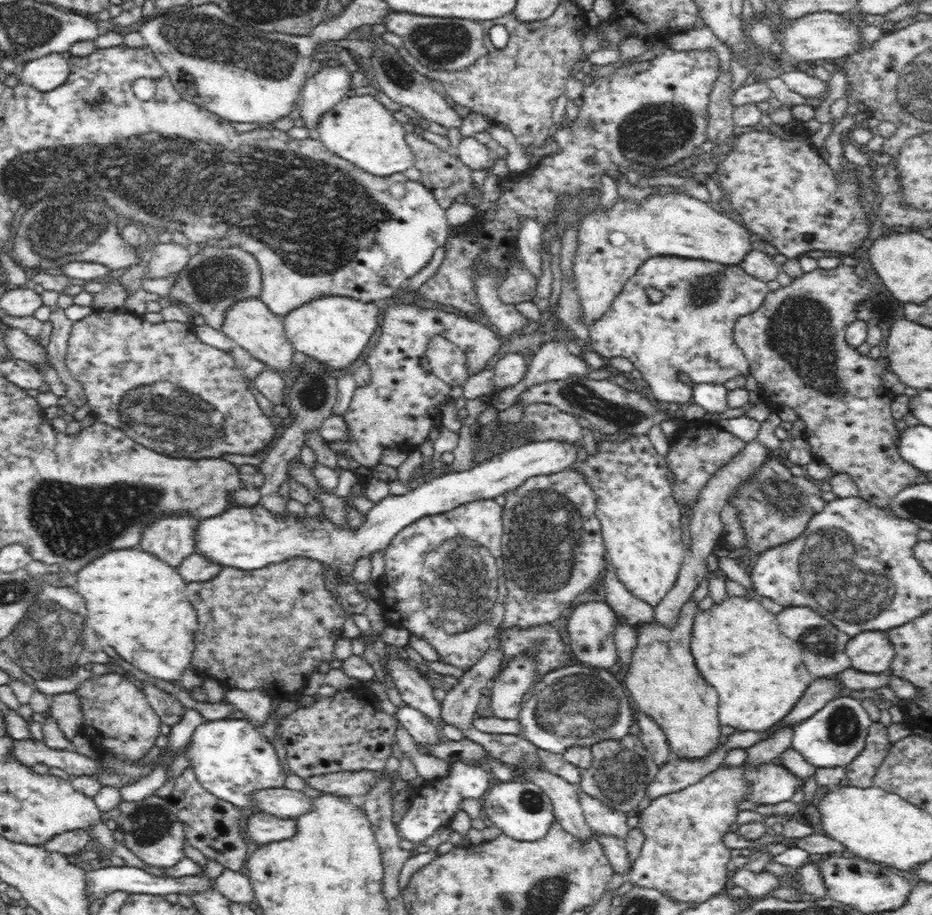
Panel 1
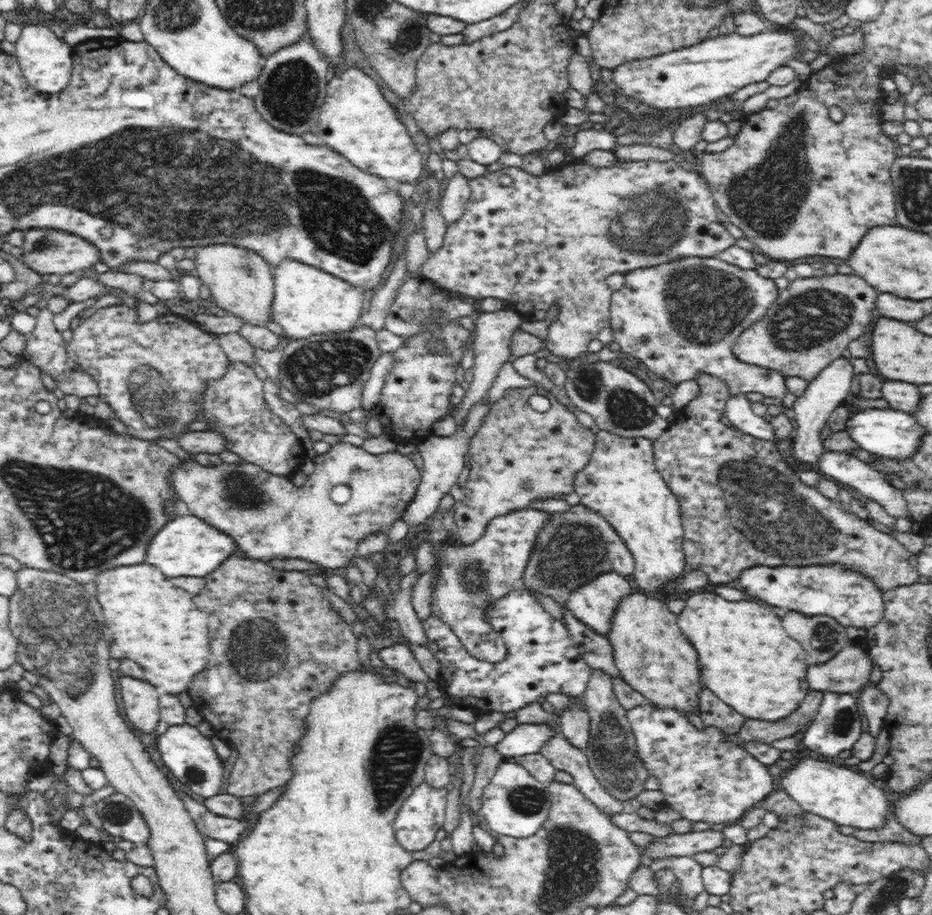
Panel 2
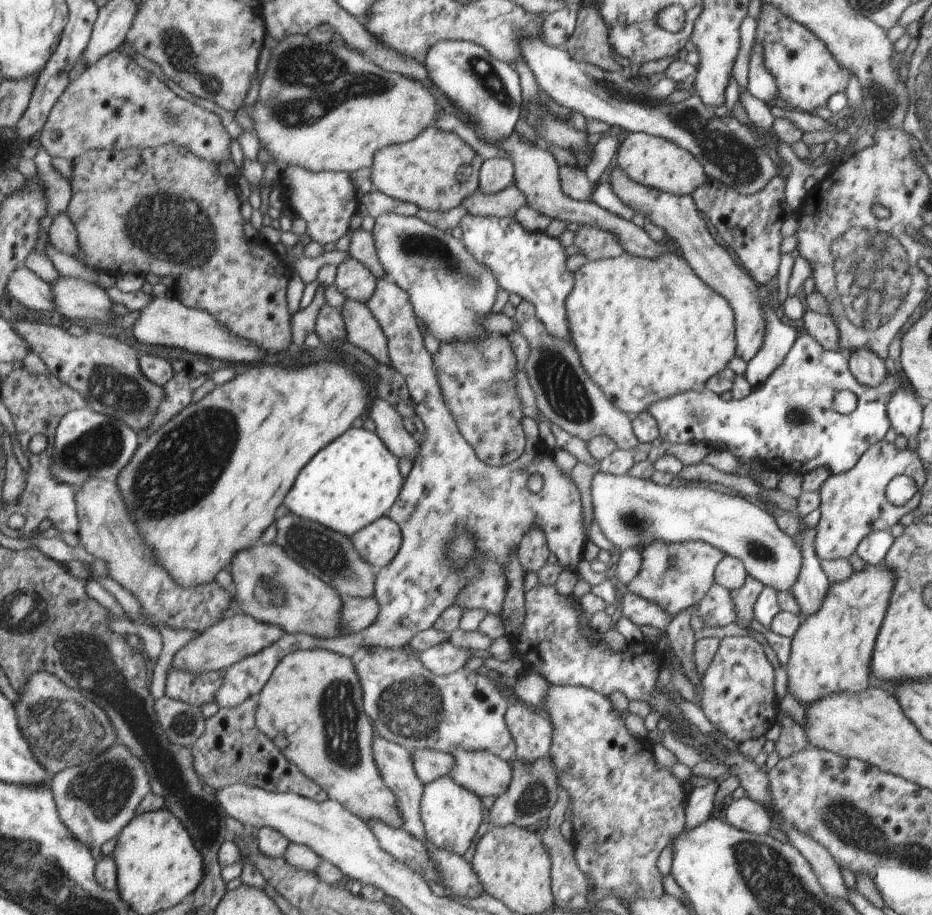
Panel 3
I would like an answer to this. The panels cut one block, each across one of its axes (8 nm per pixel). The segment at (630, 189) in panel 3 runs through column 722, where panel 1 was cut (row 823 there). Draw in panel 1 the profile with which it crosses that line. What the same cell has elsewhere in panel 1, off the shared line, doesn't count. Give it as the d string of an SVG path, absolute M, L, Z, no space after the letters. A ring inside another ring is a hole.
M260 811L249 816L246 830L254 842L265 845L292 838L297 833L297 822Z

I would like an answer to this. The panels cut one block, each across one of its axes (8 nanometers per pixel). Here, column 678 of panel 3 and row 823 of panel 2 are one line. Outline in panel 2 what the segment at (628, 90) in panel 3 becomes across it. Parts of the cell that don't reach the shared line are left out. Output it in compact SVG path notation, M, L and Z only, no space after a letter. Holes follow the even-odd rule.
M115 792L98 801L95 810L102 820L102 830L107 835L118 836L134 844L146 845L149 839L149 828L130 798Z

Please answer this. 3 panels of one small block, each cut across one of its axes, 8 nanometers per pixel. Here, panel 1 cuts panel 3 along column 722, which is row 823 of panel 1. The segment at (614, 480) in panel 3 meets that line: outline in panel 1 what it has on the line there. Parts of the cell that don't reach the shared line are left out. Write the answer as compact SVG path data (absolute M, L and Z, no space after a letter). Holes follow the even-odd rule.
M504 782L492 786L485 794L482 806L486 808L486 814L493 826L502 830L503 834L519 841L534 842L536 839L544 838L549 827L556 820L553 815L552 801L535 783L532 782Z

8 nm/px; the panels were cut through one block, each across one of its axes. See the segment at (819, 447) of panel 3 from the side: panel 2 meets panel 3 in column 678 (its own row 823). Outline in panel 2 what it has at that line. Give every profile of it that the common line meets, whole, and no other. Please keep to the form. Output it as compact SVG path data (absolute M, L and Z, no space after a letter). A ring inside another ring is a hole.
M428 783L416 786L414 793L400 806L394 820L396 840L410 853L424 850L442 829L449 792L433 789Z

